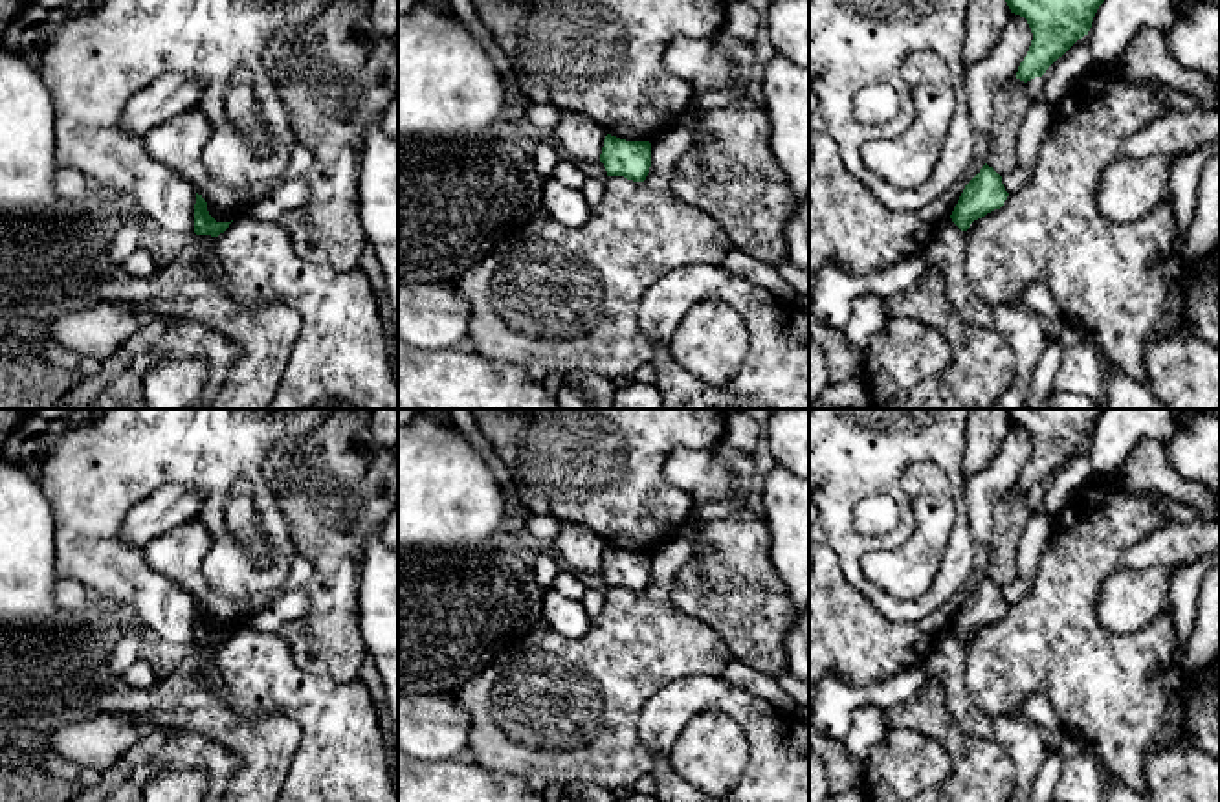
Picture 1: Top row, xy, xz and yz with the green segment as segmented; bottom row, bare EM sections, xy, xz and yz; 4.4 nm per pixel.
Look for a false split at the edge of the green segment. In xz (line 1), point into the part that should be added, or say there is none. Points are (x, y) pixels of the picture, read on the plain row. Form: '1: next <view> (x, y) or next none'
1: next none

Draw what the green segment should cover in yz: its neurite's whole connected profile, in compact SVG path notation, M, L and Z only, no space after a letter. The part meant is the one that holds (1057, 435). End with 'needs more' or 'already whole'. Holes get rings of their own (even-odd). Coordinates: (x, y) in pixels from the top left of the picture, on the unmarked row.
M1005 409L1011 424L1027 431L1033 451L1016 490L1042 488L1079 450L1088 446L1106 409Z; already whole

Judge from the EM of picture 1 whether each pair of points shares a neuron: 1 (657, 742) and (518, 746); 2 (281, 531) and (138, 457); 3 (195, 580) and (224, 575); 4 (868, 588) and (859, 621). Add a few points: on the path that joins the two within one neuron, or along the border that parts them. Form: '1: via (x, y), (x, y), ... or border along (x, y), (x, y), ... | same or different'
1: border along (646, 700), (639, 738), (652, 753), (652, 771) | different
2: via (261, 489), (233, 457), (180, 457) | same
3: border along (210, 536), (206, 582), (243, 599) | different
4: border along (839, 562), (844, 577), (887, 617), (901, 621) | different

